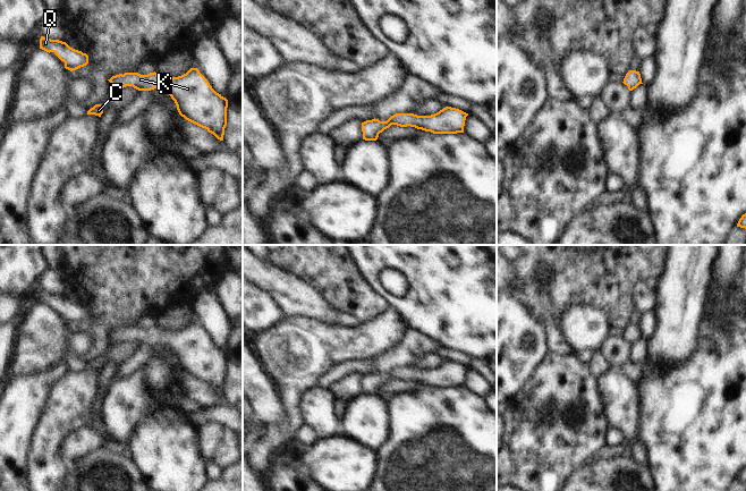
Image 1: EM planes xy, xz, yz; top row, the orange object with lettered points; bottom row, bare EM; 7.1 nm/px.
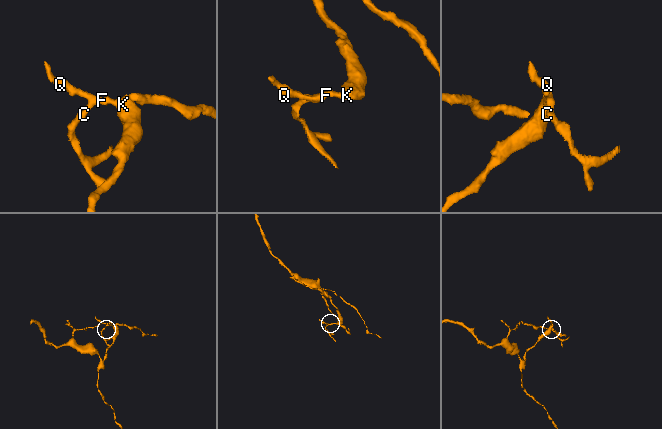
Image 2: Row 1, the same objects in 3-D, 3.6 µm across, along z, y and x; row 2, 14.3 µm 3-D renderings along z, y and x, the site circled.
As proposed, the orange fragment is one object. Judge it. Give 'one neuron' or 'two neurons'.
one neuron

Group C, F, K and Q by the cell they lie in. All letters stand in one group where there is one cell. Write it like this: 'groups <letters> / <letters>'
groups C F K Q

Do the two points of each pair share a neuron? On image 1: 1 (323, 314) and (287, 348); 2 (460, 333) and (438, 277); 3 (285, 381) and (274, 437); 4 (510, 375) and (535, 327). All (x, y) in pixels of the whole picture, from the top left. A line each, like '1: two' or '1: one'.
1: two
2: one
3: one
4: one

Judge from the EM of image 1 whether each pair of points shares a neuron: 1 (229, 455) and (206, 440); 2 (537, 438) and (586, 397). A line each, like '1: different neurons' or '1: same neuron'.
1: same neuron
2: same neuron

